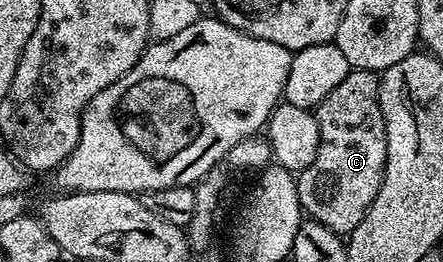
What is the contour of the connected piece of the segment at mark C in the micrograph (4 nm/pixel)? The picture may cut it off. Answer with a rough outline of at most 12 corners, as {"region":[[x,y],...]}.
{"region":[[350,70],[317,108],[300,207],[337,234],[386,166],[380,76]]}

